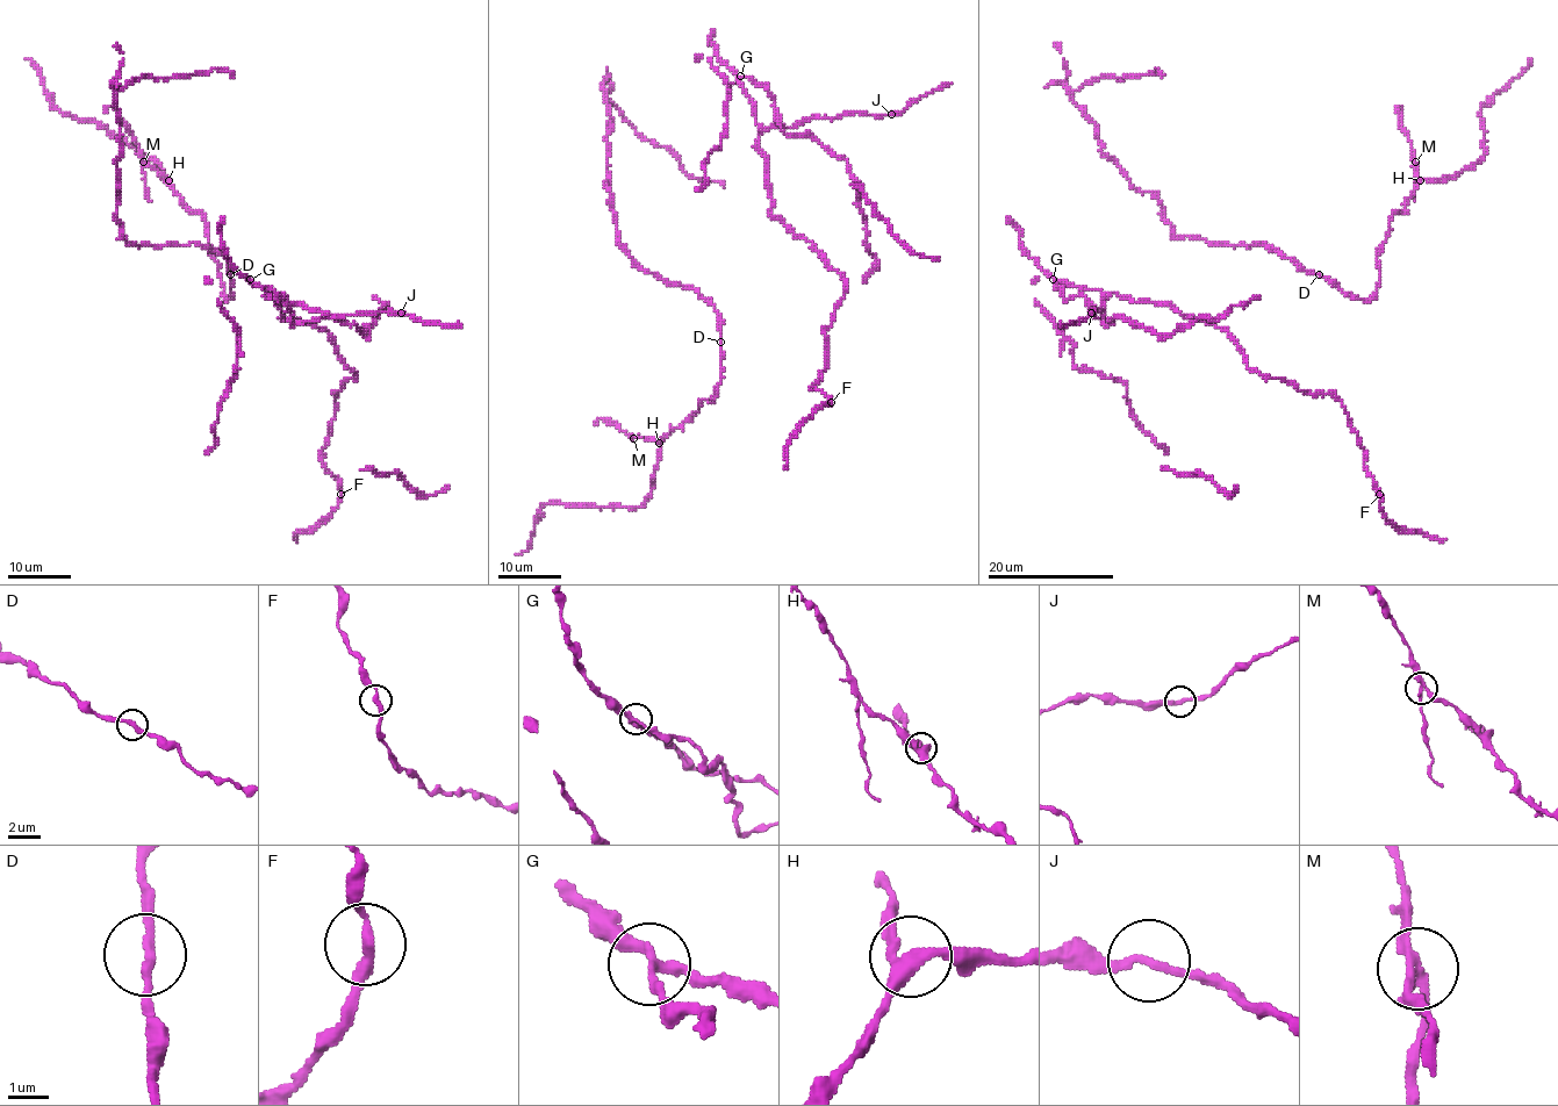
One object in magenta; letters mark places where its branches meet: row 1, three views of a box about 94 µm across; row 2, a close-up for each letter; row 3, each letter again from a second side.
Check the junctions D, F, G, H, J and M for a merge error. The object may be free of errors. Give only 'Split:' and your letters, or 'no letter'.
Split: M

